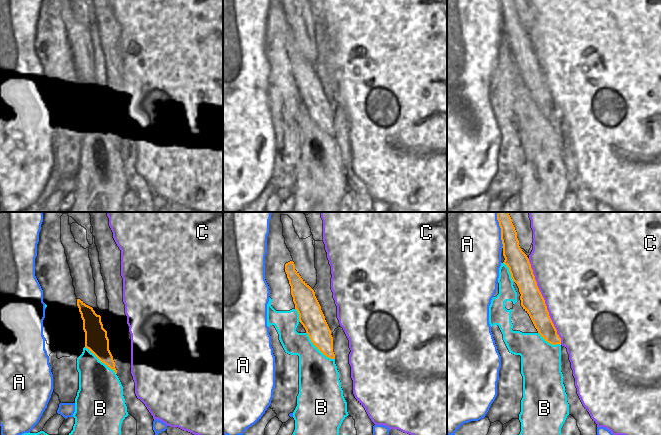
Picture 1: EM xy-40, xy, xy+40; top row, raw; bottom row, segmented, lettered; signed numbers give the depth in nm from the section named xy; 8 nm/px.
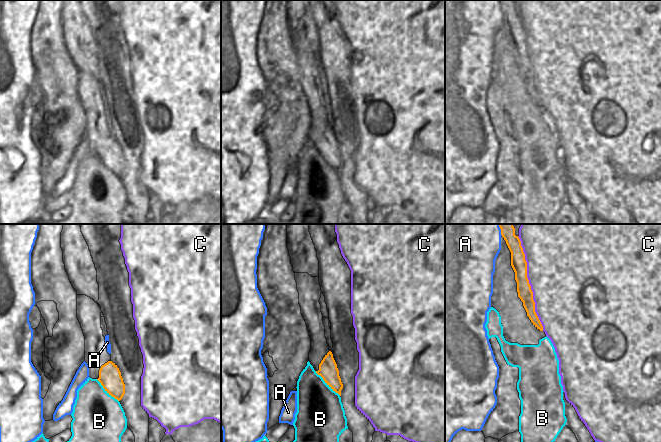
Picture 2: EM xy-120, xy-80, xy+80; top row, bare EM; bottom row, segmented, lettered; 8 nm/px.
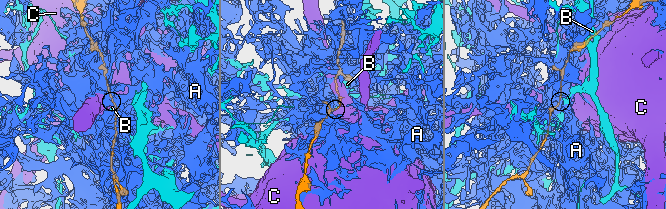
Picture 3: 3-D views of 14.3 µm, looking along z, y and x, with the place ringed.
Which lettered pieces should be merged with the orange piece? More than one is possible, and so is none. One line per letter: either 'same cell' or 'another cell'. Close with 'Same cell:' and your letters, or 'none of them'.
A: another cell
B: another cell
C: another cell
Same cell: none of them

